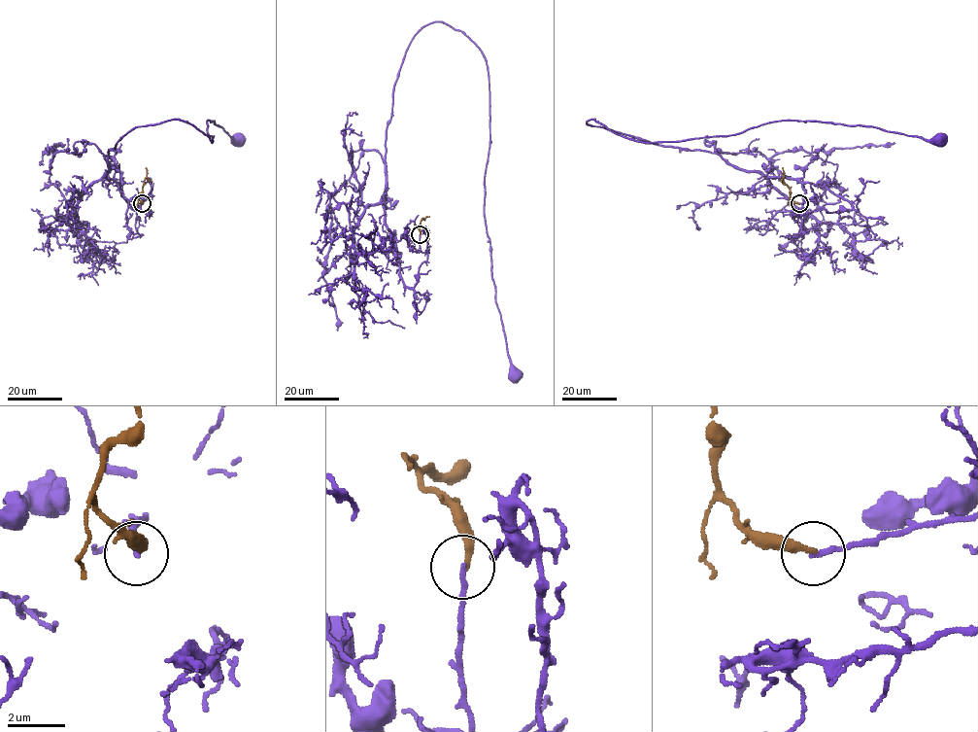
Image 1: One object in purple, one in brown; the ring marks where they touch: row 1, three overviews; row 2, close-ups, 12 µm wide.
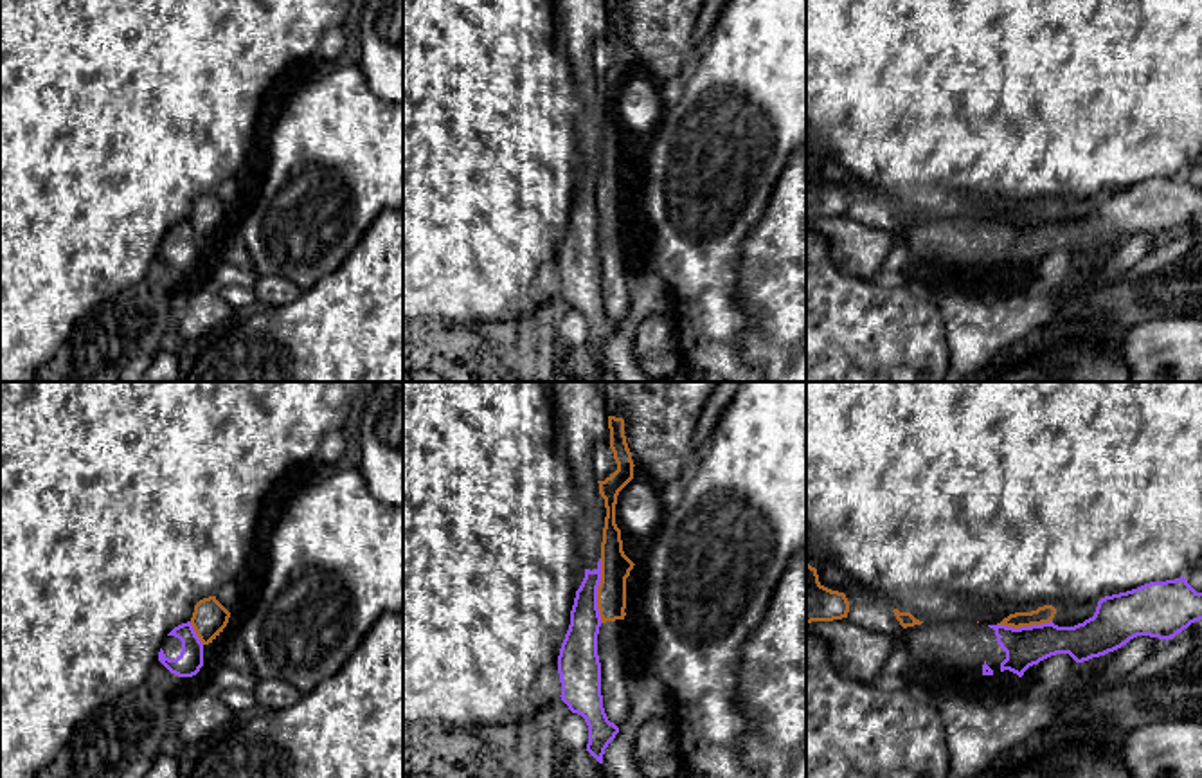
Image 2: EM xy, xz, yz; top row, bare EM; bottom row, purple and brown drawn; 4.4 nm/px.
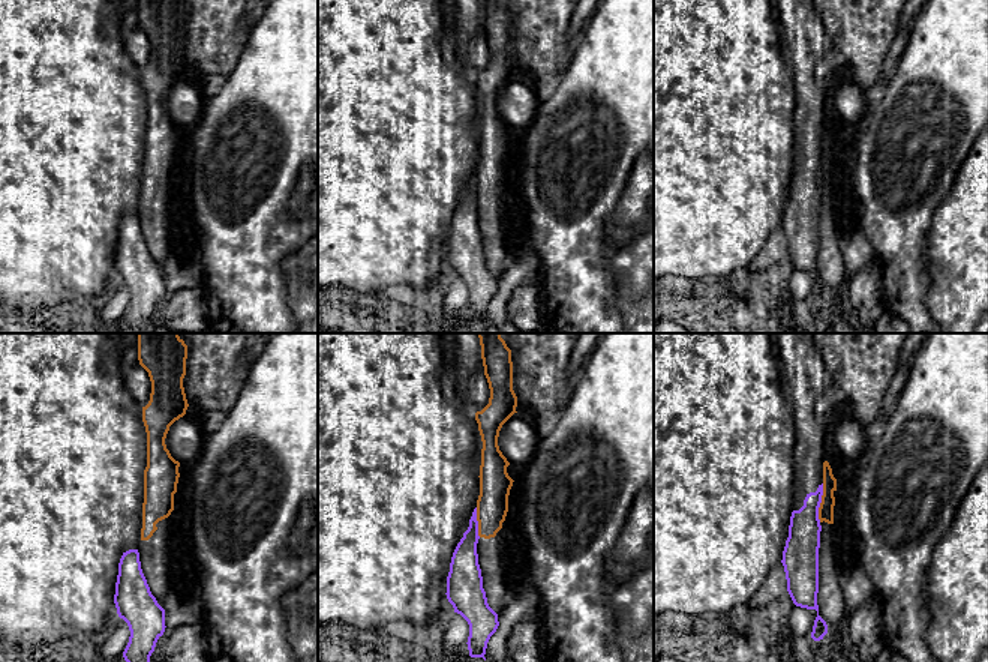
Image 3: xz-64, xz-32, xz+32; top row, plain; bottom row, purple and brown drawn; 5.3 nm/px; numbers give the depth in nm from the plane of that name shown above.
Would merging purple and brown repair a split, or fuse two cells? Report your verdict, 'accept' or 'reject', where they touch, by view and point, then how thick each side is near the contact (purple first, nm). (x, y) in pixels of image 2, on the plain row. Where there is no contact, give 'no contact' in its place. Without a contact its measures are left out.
reject | xz (596, 188) | 150/140 nm

